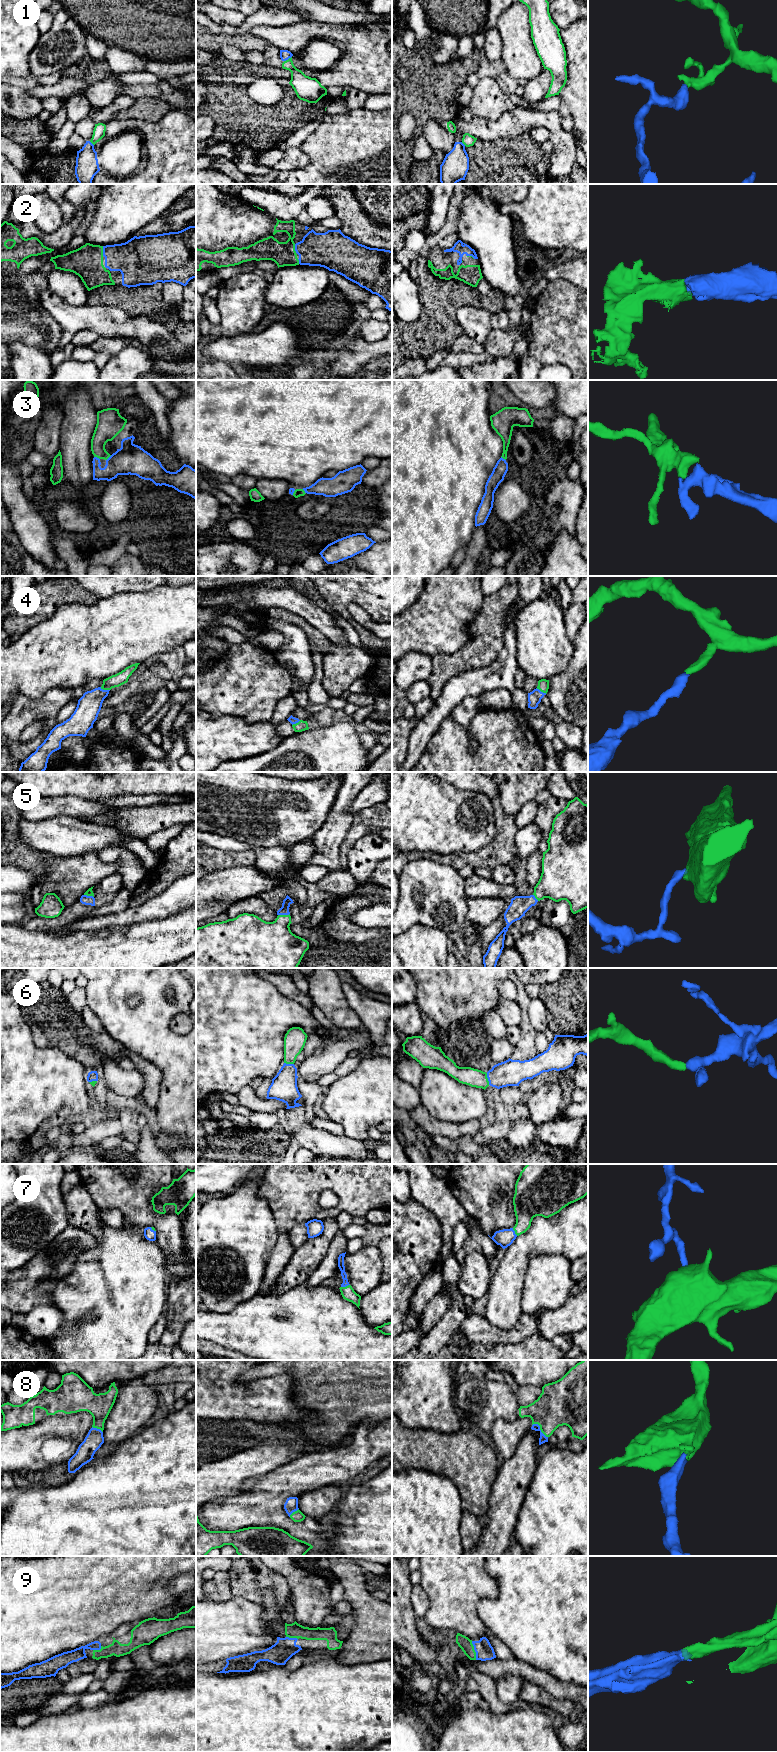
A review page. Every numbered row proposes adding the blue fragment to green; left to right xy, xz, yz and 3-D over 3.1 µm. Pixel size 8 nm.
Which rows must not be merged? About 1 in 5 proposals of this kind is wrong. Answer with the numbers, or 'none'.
none

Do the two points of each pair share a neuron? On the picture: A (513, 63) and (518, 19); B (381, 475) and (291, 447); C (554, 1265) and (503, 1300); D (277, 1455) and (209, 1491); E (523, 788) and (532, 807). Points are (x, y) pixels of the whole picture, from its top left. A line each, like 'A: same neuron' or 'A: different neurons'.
A: same neuron
B: different neurons
C: different neurons
D: same neuron
E: different neurons

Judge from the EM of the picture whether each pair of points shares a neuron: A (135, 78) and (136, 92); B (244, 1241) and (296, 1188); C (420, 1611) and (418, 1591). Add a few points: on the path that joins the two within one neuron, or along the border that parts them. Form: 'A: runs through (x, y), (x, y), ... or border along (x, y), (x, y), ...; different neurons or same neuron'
A: border along (156, 84), (124, 85); different neurons
B: border along (258, 1194), (266, 1201), (278, 1232); different neurons
C: runs through (420, 1606), (418, 1596); same neuron

